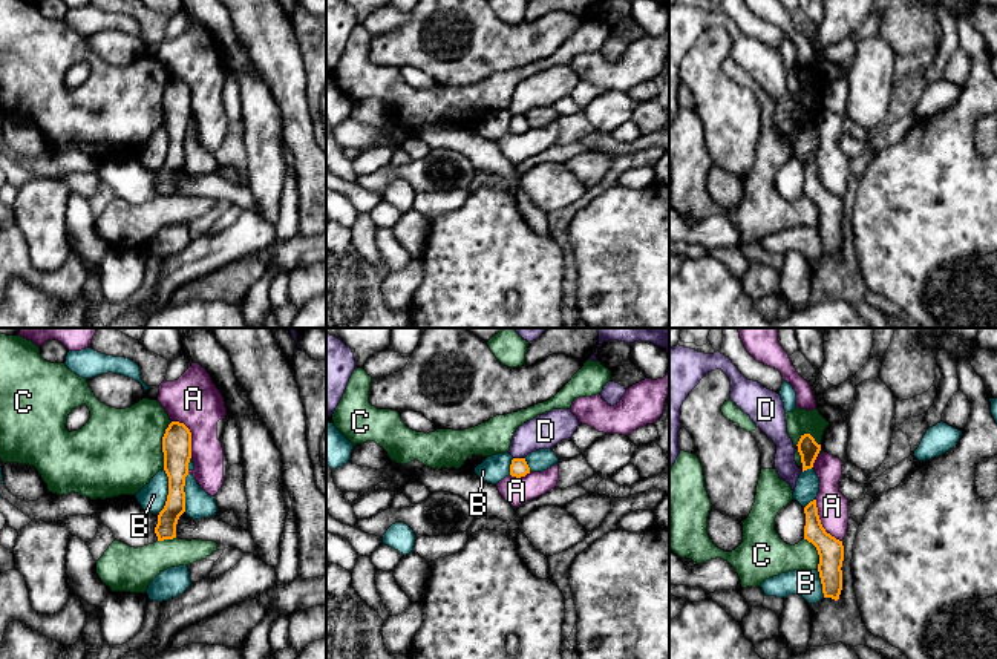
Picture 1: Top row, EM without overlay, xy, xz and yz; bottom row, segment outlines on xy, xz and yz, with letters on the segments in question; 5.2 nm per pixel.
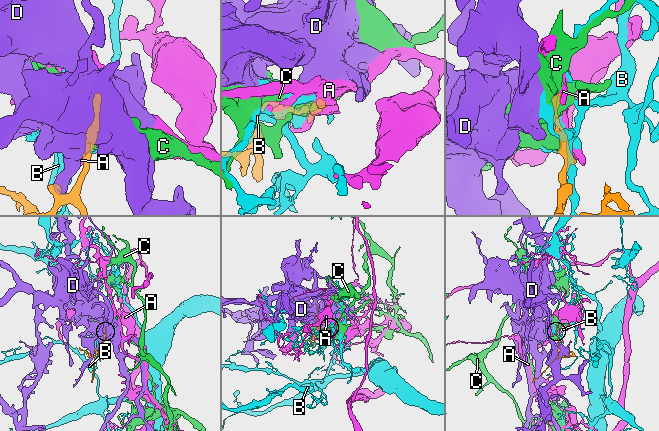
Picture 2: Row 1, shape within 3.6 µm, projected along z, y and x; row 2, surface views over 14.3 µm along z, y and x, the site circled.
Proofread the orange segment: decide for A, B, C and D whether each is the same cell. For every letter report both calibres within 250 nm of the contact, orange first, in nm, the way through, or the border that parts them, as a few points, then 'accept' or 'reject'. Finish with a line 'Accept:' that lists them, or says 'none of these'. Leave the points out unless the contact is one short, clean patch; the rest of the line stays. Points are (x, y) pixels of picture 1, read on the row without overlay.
A: 140 nm thick on the orange side, 160 nm on the other; reject
B: 160 nm thick on the orange side, 140 nm on the other; reject
C: 160 nm thick on the orange side, 440 nm on the other; reject
D: 90 nm thick on the orange side, 180 nm on the other; border along xz (513, 114), (524, 115); reject
Accept: none of these

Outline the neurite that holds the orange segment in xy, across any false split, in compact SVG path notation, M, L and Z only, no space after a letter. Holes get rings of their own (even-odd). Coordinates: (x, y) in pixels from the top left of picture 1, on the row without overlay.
M172 78L162 93L164 127L168 133L168 152L158 172L158 198L176 195L176 181L185 169L185 133L191 115L191 89L179 78Z

